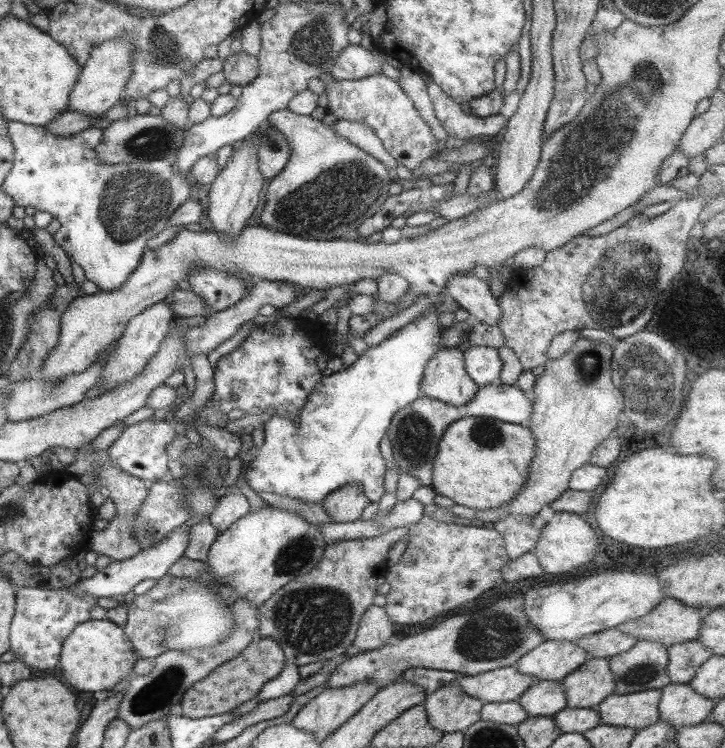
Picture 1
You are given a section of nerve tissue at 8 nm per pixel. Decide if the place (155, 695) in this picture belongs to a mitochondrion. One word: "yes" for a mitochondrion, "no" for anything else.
yes

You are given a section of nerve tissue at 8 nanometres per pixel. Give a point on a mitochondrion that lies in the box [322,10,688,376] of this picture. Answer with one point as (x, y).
(573, 174)

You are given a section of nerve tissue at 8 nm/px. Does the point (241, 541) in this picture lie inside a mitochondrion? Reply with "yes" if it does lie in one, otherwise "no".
no

